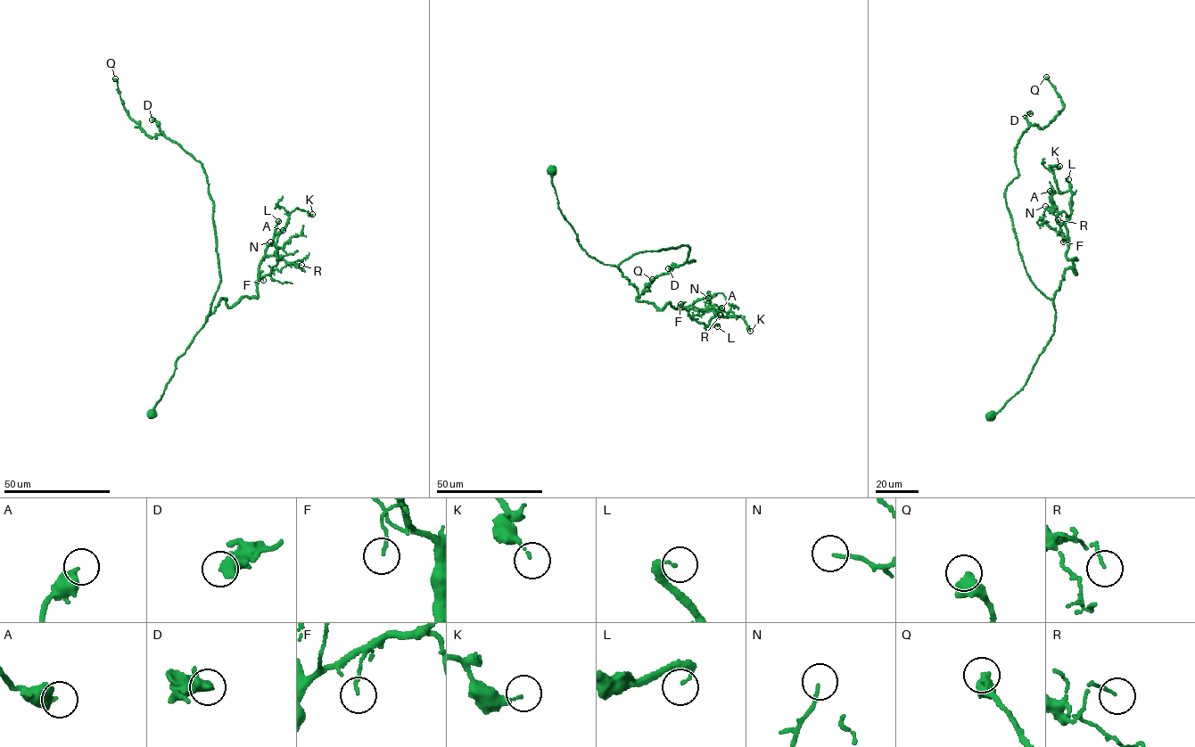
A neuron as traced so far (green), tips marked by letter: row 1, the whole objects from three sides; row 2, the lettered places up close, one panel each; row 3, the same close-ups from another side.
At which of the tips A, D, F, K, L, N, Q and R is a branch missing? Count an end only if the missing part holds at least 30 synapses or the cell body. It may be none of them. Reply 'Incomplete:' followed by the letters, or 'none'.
Incomplete: L, Q

